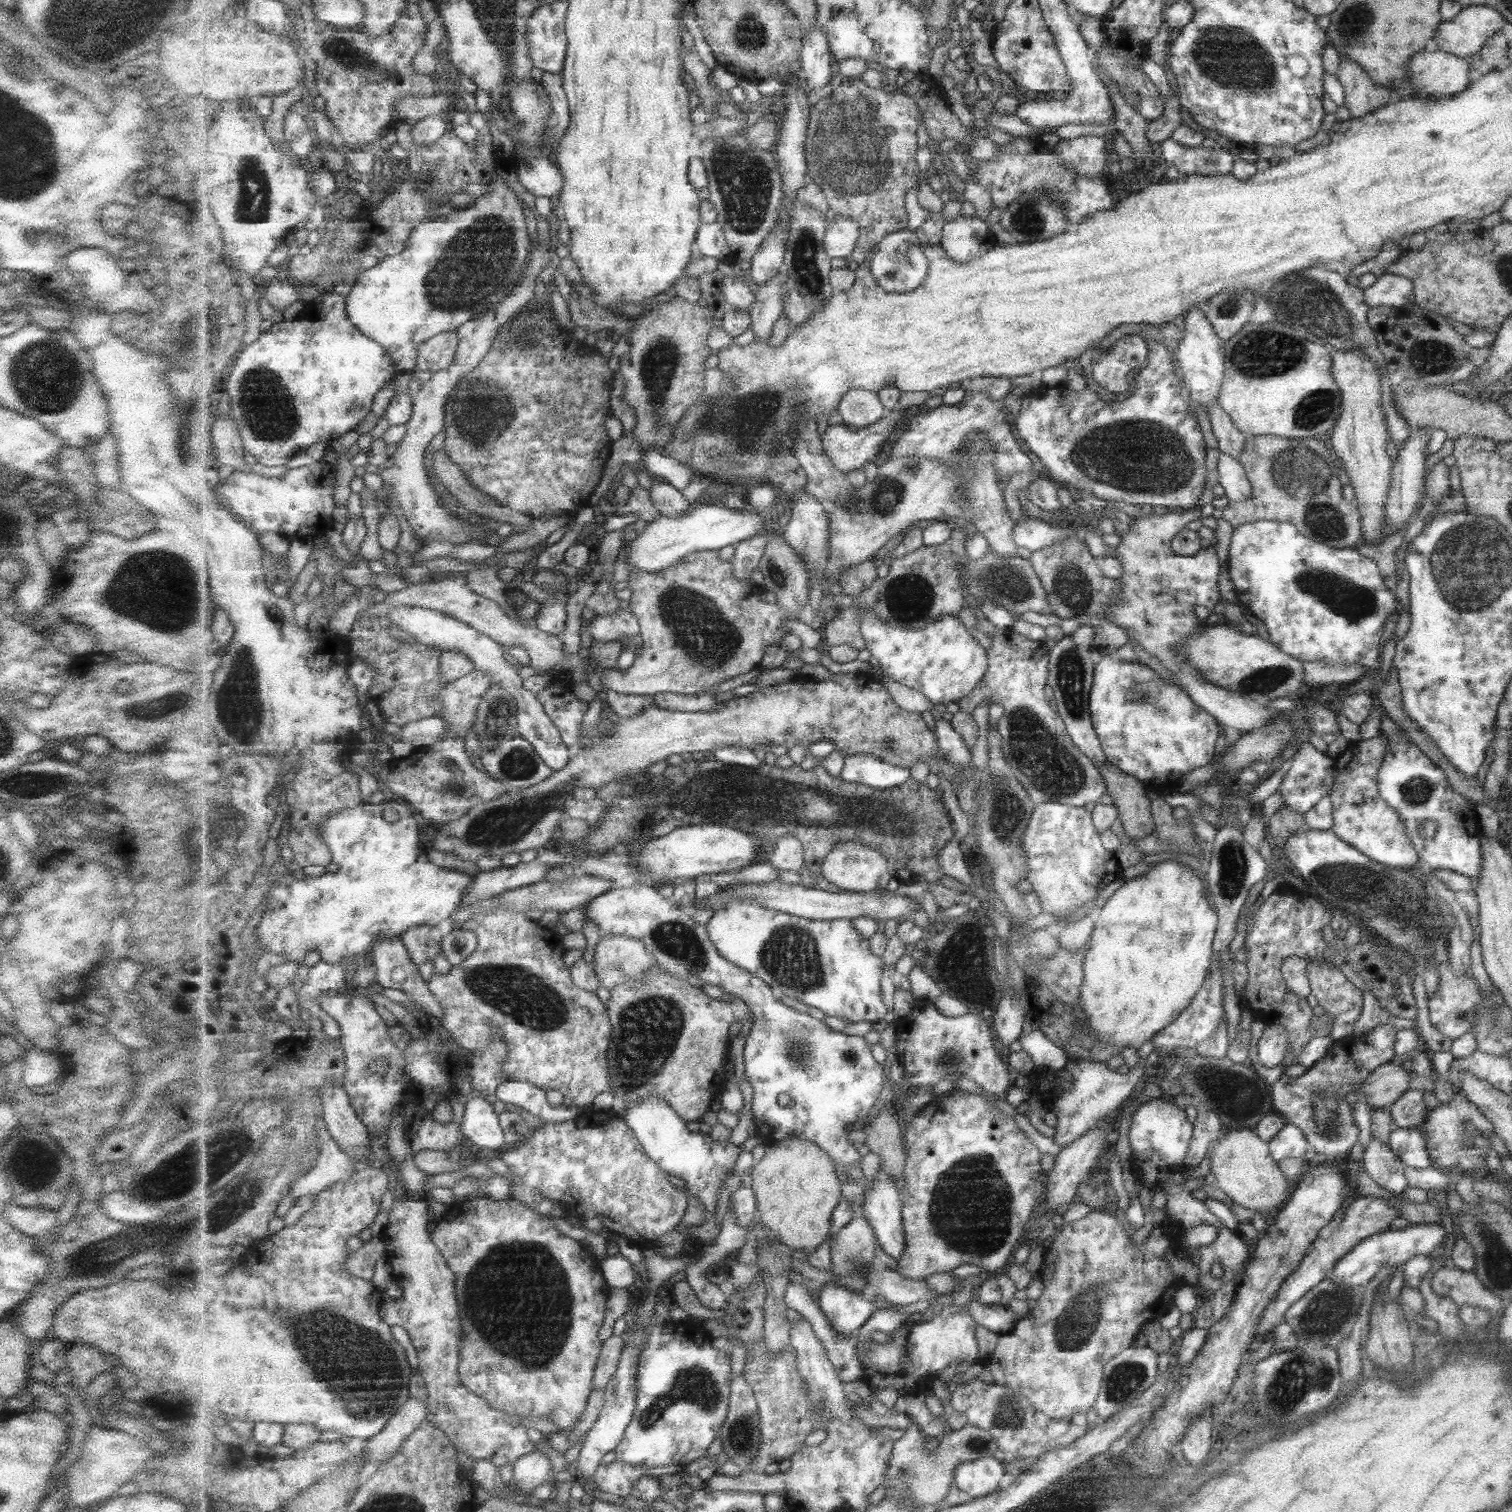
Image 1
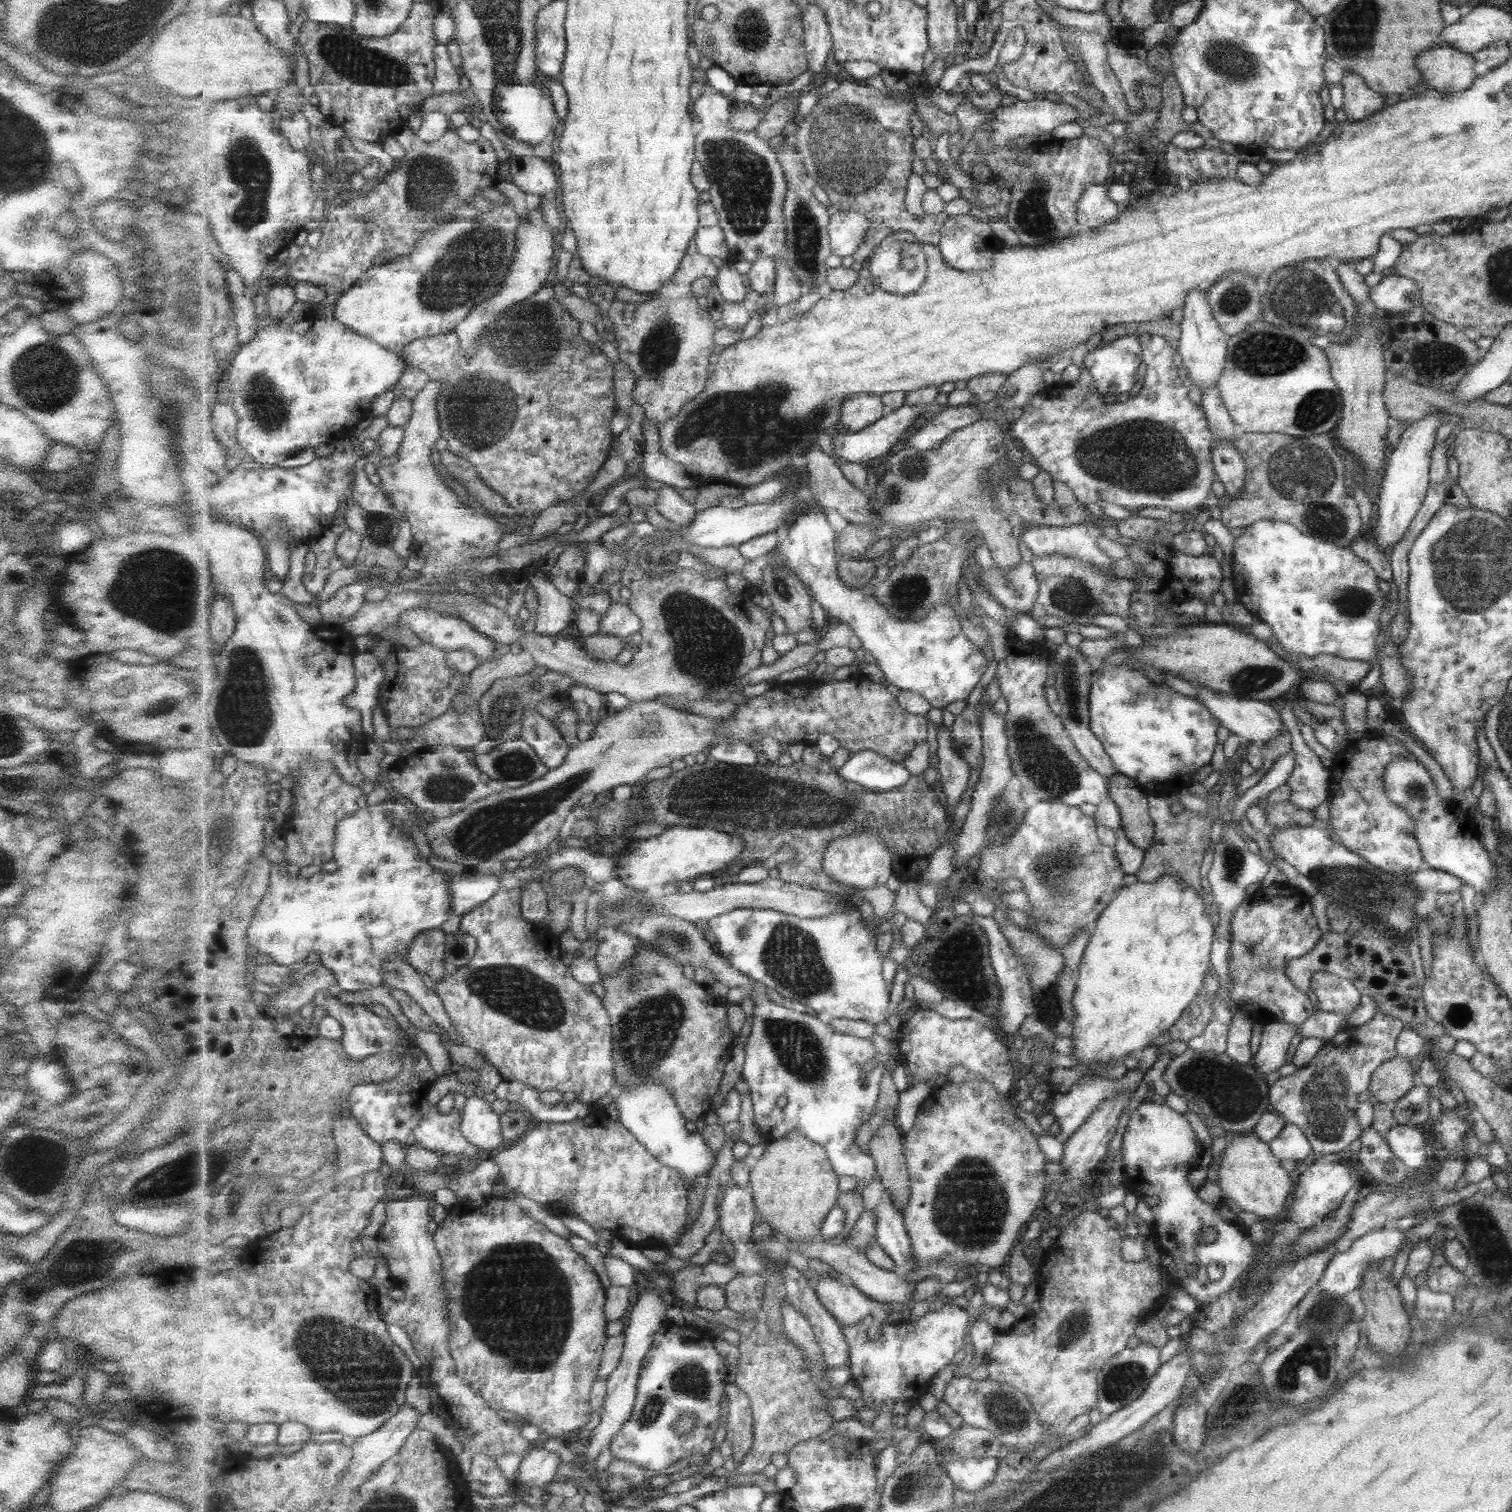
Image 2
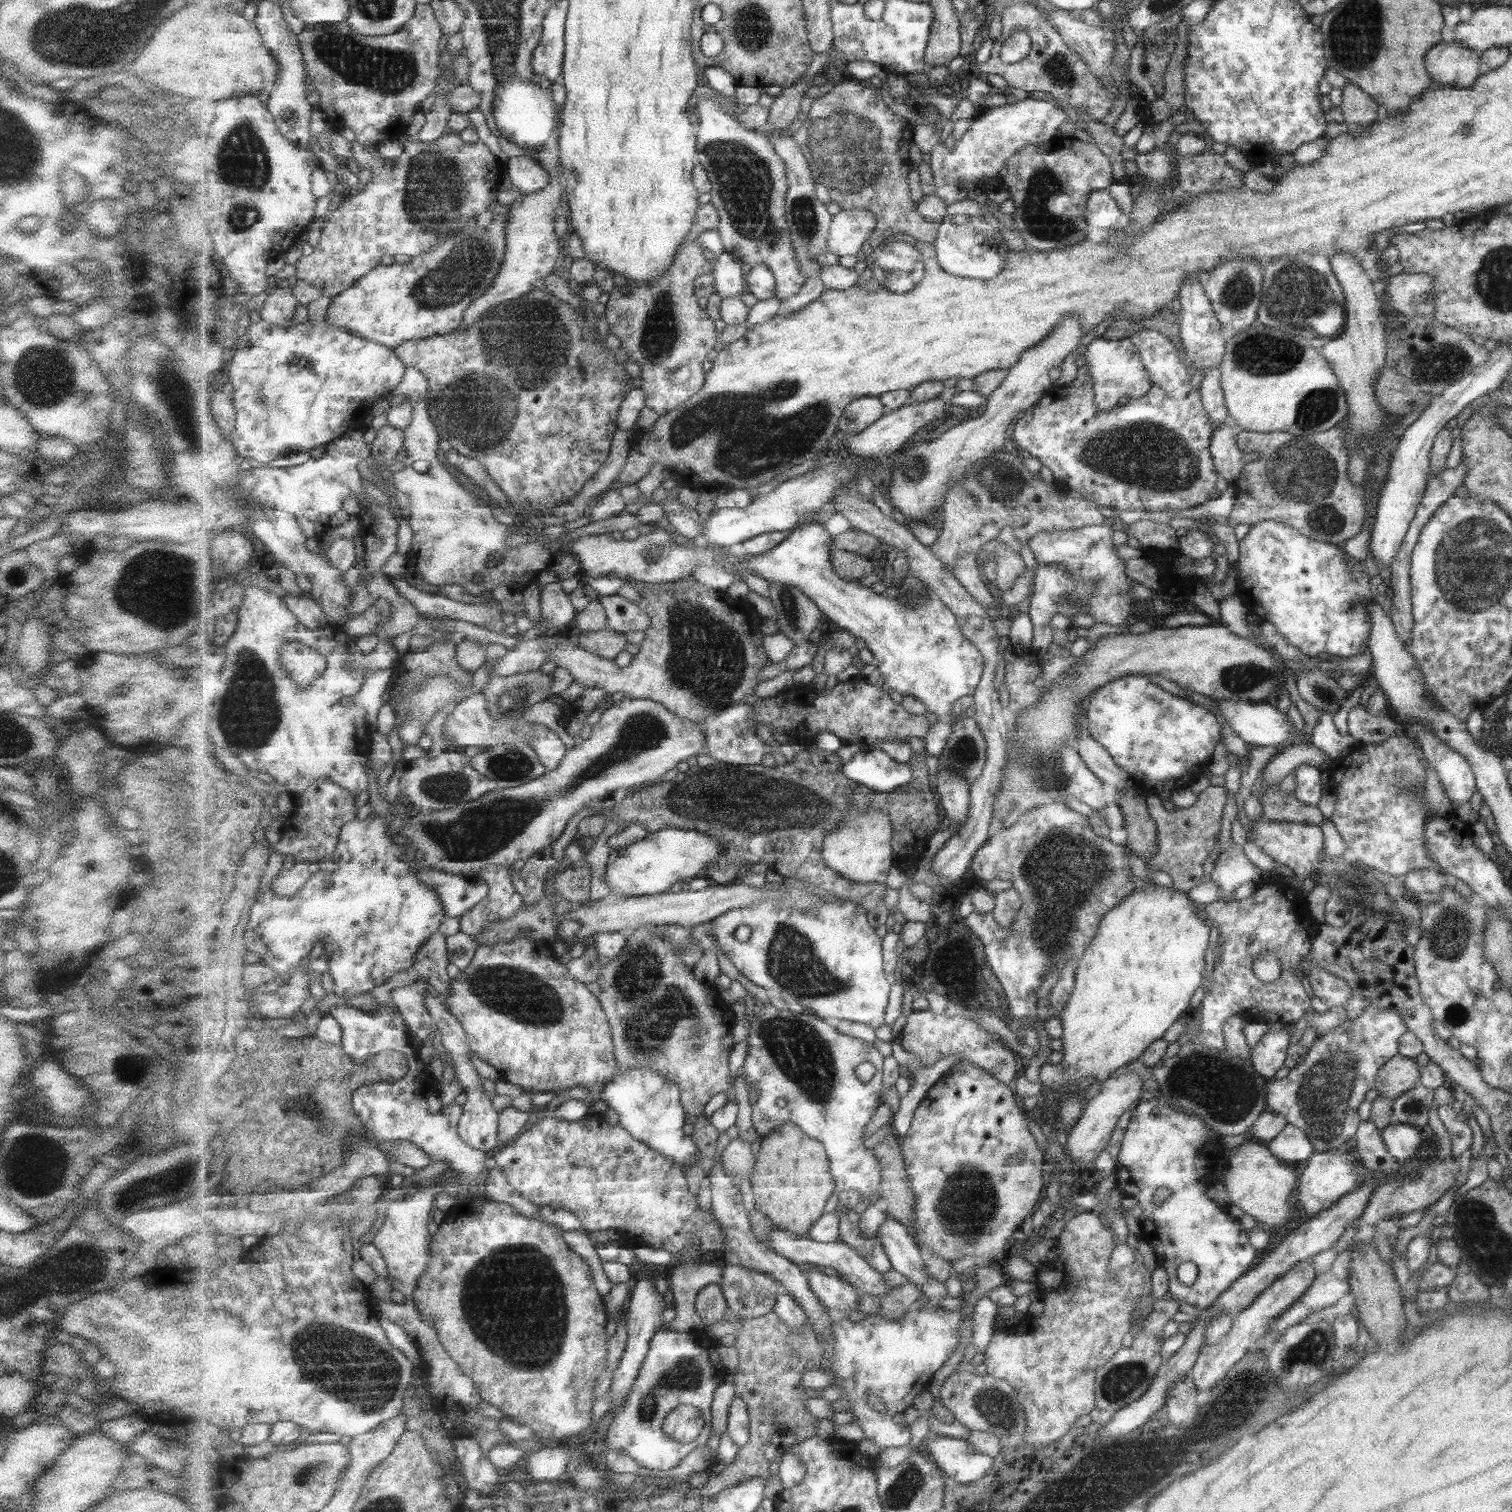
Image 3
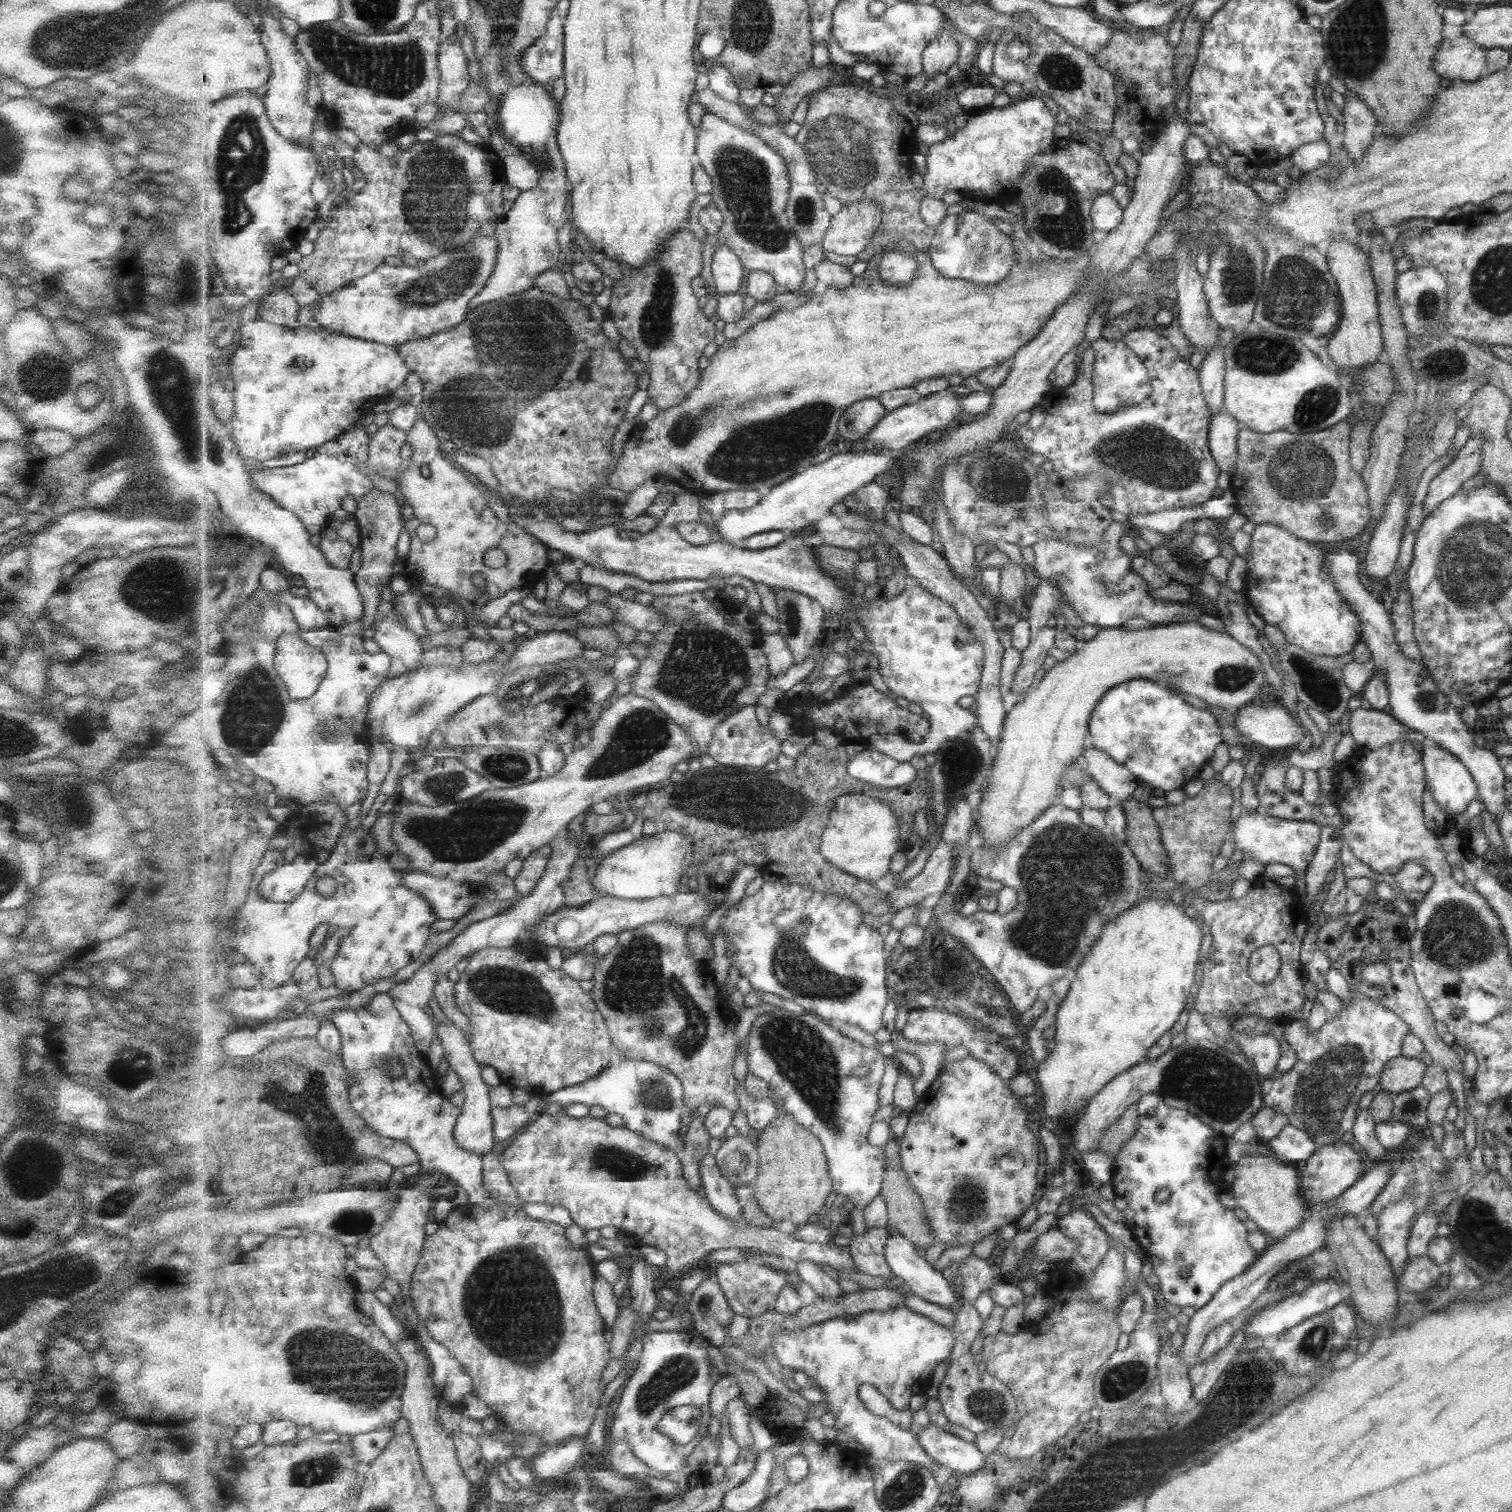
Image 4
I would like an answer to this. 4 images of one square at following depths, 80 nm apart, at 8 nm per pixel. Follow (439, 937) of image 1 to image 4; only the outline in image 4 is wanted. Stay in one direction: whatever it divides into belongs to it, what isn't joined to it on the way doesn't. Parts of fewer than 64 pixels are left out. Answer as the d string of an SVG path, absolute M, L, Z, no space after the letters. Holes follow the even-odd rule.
M439 974L439 978L437 978L437 984L434 989L434 997L444 1015L468 1034L469 1041L470 1018L464 1014L461 1007L457 1004L454 987L455 985L451 980L449 980L449 976L447 976L447 974Z

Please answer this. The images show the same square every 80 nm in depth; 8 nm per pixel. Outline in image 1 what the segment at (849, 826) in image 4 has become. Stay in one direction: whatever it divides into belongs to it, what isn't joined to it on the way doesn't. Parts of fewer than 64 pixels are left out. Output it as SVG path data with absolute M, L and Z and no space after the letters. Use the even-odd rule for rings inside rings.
M854 841L839 843L833 853L825 858L821 875L827 881L845 891L855 893L869 893L871 890L885 889L894 878L889 874L887 858L875 847L865 846Z

